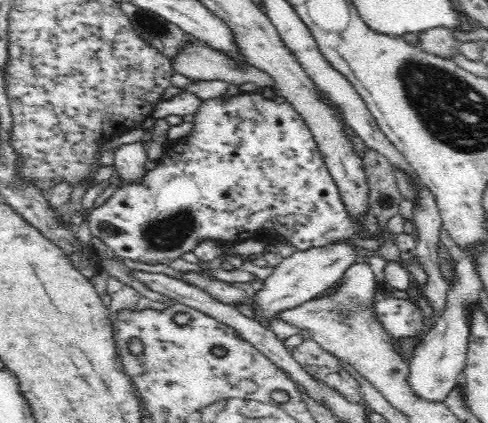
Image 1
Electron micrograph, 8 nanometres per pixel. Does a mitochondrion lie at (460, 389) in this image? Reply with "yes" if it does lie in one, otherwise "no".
no

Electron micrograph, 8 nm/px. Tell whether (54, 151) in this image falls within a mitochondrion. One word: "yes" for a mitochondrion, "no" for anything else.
no

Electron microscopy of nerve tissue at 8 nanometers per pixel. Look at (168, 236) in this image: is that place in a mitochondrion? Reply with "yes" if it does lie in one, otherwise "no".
yes

